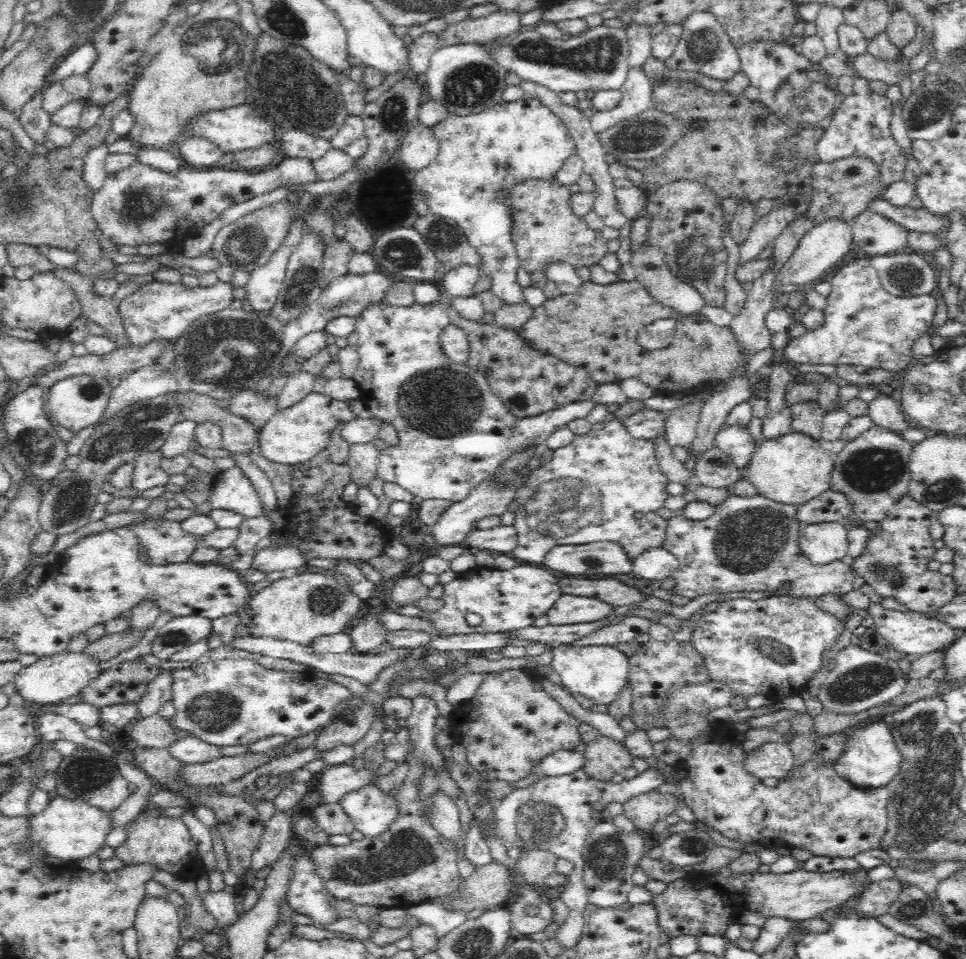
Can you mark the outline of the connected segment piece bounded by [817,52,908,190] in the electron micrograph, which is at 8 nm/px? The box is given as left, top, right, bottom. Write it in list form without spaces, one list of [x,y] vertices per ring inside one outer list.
[[[842,52],[840,56],[849,70],[853,91],[850,96],[842,98],[840,107],[835,109],[828,128],[823,131],[823,135],[817,142],[819,162],[830,163],[850,156],[870,158],[880,165],[882,187],[885,190],[888,186],[894,185],[894,182],[905,180],[906,166],[908,166],[903,150],[891,133],[893,106],[886,96],[875,95],[868,85],[869,80],[851,68],[853,57],[844,55]]]

